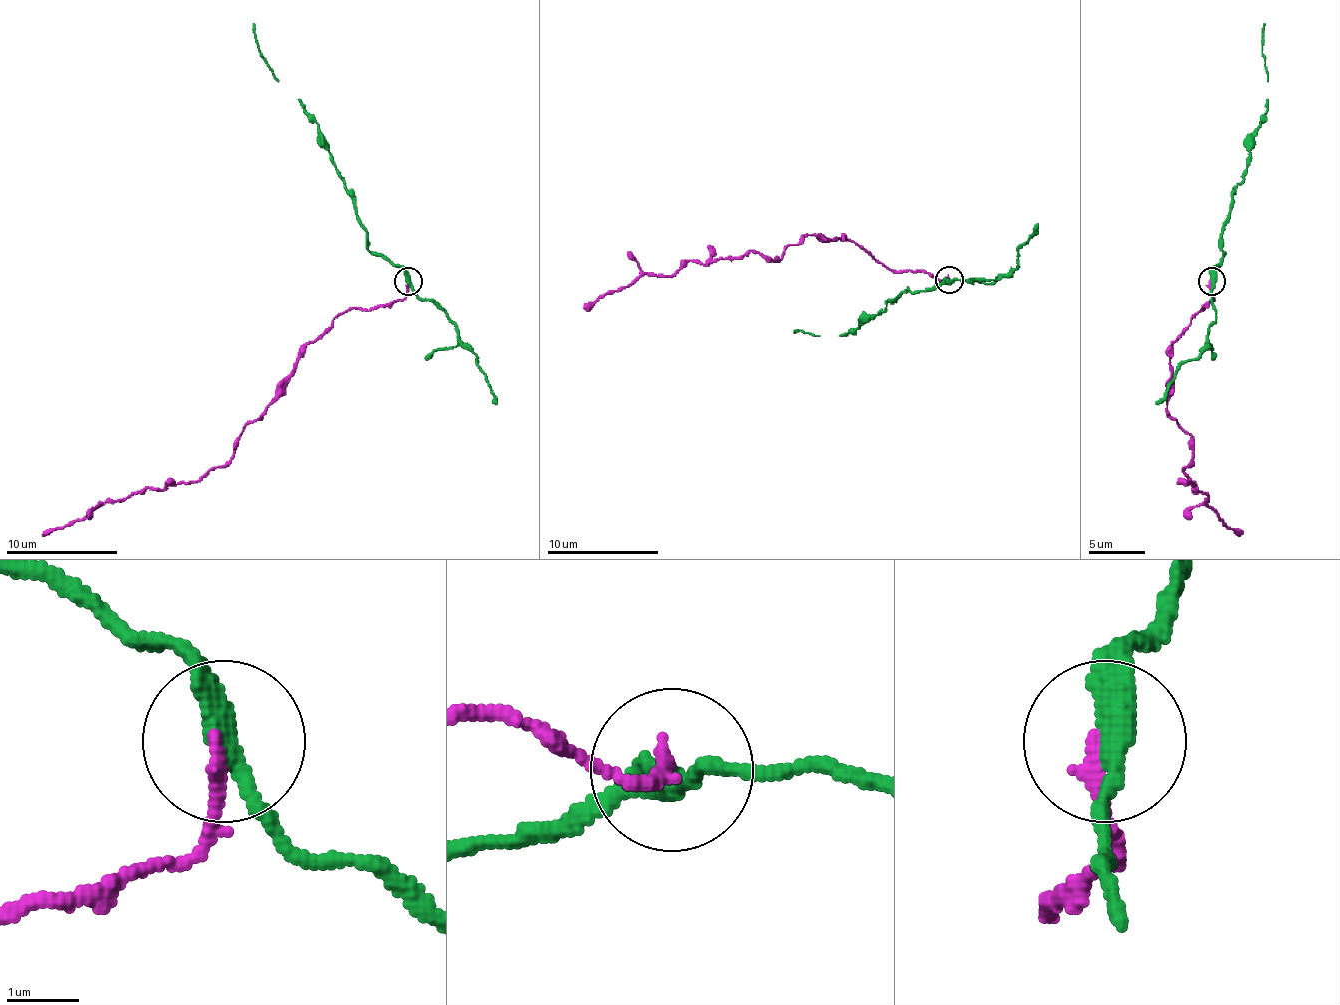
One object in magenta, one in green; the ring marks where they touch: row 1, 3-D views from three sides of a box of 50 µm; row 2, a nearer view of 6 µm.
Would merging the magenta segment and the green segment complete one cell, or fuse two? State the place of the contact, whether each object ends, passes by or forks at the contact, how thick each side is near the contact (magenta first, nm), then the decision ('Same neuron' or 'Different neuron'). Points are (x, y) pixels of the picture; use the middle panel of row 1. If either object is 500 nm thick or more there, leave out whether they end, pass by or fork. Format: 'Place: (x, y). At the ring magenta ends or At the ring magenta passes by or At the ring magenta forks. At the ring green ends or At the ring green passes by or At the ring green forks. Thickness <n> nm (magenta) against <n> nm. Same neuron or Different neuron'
Place: (949, 280). At the ring magenta ends. At the ring green passes by. Thickness 200 nm (magenta) against 320 nm. Different neuron

